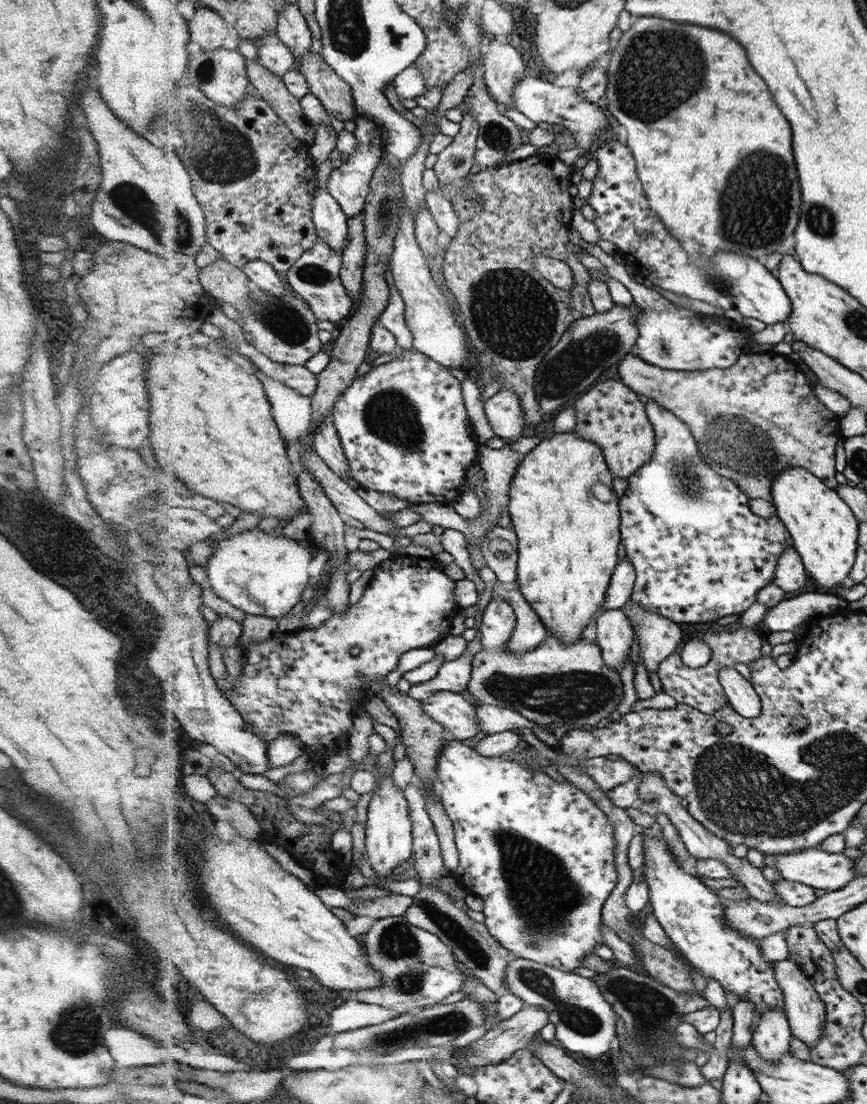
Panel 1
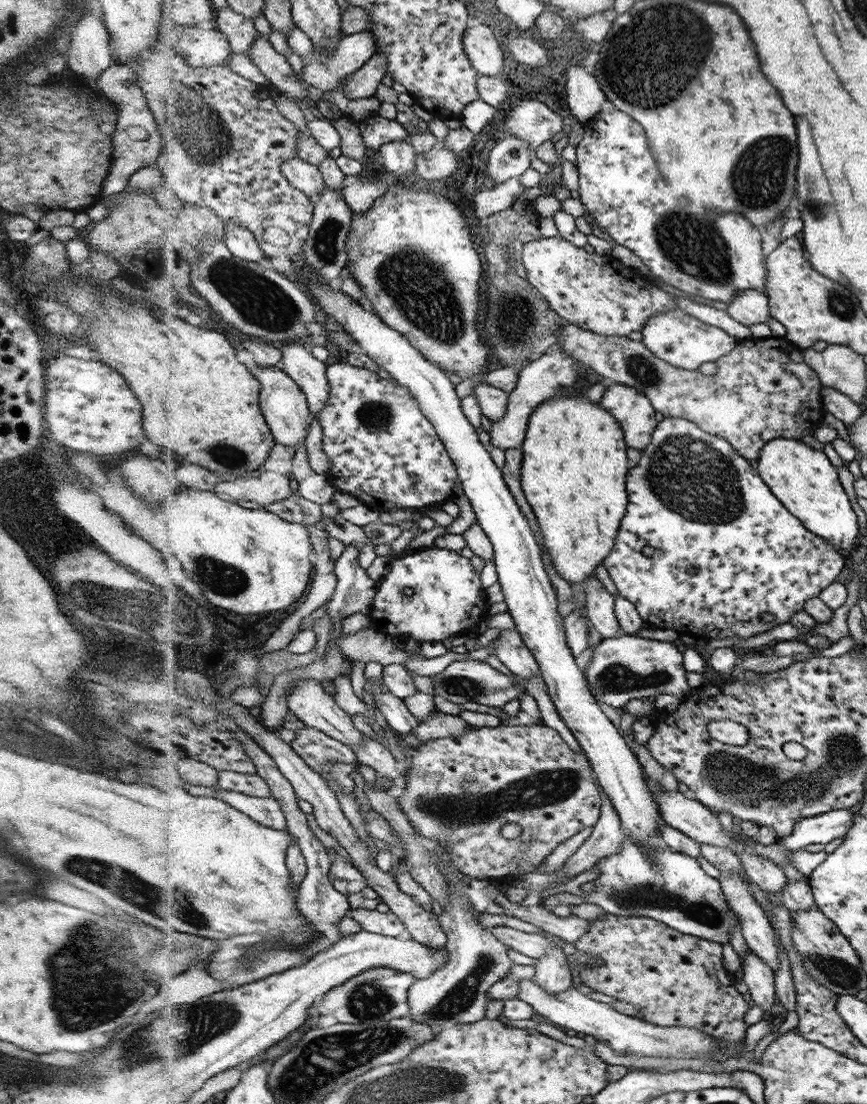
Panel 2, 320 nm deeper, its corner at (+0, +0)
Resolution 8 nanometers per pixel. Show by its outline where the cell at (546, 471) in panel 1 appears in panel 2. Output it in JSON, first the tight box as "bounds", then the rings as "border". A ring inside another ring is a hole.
{"bounds":[520,395,630,587],"border":[[[558,395],[538,406],[531,414],[520,449],[523,457],[521,487],[536,515],[545,547],[562,578],[579,587],[586,577],[596,575],[595,568],[611,553],[616,533],[627,512],[626,504],[630,504],[630,500],[626,500],[626,474],[630,471],[623,428],[600,402],[593,403],[586,395]]]}

